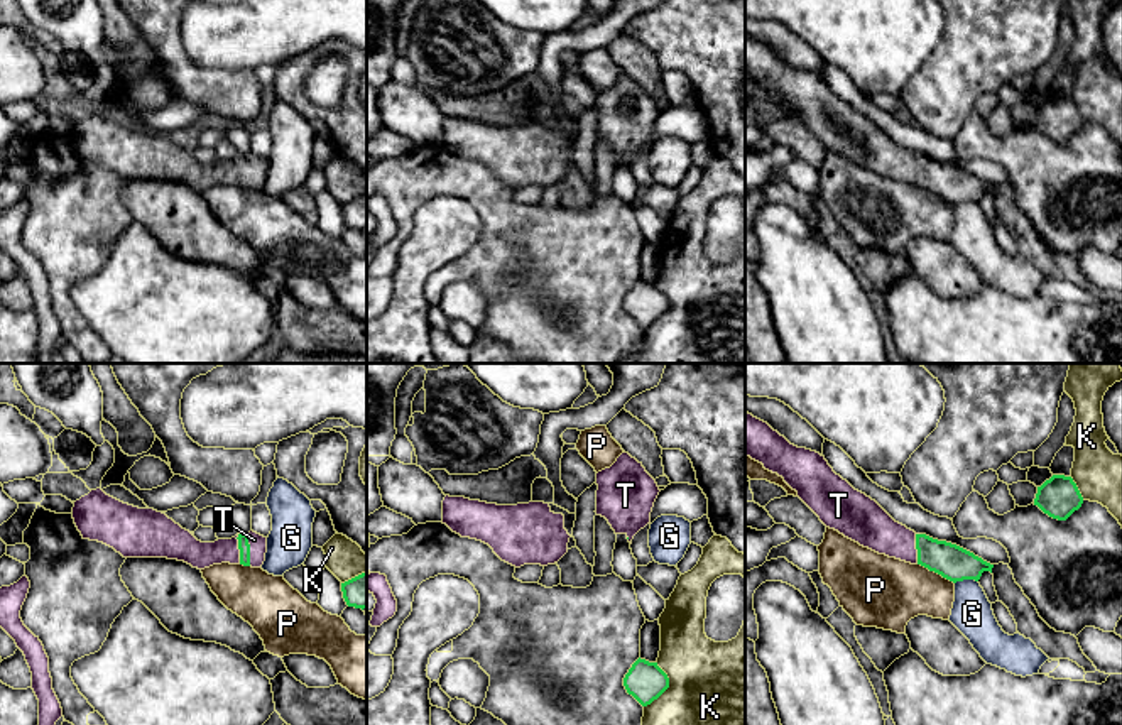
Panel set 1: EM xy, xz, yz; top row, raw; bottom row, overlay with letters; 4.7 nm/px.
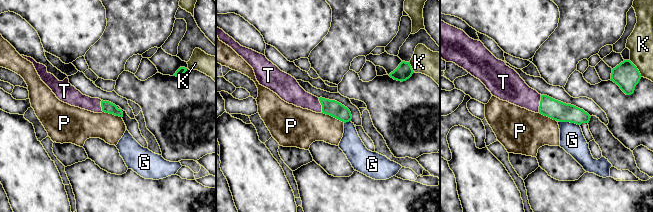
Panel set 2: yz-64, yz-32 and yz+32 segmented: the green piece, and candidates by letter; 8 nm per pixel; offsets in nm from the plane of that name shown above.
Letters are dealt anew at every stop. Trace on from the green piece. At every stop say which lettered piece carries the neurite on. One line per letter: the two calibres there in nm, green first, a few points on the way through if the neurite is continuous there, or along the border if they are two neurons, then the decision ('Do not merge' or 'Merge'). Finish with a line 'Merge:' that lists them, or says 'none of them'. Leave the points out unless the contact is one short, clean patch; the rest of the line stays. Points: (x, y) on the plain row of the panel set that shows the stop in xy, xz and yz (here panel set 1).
G: Thickness 160 nm (green) against 200 nm. Boundary: yz (977, 201), (958, 201), (955, 205). Do not merge
K: Thickness 190 nm (green) against 500 nm. Do not merge
P: Thickness 160 nm (green) against 320 nm. Boundary: yz (918, 185), (953, 205). Do not merge
T: Thickness 60 nm (green) against 80 nm. Boundary: xy (247, 156), (250, 186). Do not merge
Merge: none of them

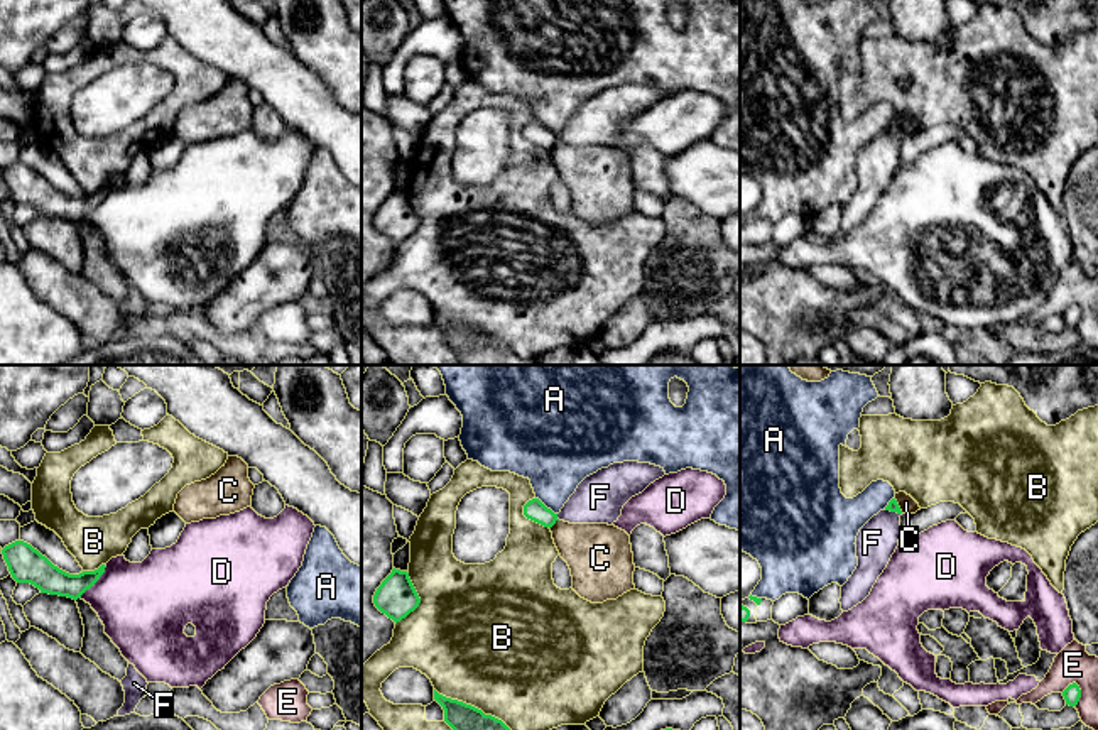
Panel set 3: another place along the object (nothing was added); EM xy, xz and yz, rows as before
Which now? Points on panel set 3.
A: Thickness 100 nm (green) against 360 nm. Do not merge
B: Thickness 240 nm (green) against 480 nm. Do not merge
C: Thickness 100 nm (green) against 280 nm. Merge
D: Thickness 140 nm (green) against 400 nm. Do not merge
E: Thickness 80 nm (green) against 180 nm. Do not merge
F: Thickness 100 nm (green) against 240 nm. Do not merge
Merge: C

